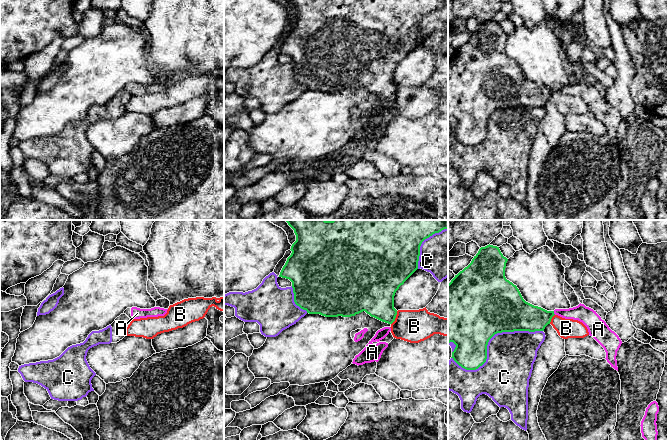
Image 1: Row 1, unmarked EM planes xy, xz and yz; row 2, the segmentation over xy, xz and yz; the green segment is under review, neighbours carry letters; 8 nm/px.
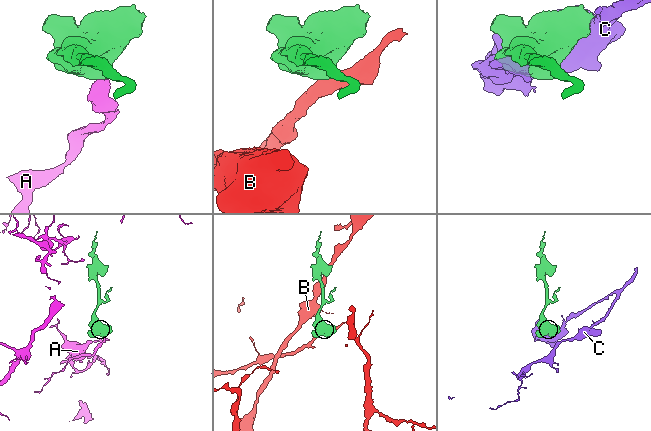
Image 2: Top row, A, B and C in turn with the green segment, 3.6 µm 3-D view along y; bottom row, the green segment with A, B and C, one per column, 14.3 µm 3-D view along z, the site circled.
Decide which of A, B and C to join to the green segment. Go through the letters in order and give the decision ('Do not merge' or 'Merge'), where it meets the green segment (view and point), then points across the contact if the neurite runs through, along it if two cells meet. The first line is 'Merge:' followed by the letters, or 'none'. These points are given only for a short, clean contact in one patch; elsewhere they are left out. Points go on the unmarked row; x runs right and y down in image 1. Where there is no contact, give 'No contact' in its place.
Merge: A
A: Merge. Touches green at yz (553, 89). Path across: yz (522, 92), (546, 92), (553, 89), (584, 90)
B: Do not merge. Touches green at xz (395, 93). Boundary: xz (397, 87), (395, 96), (391, 100)
C: Do not merge. Touches green at yz (488, 117)

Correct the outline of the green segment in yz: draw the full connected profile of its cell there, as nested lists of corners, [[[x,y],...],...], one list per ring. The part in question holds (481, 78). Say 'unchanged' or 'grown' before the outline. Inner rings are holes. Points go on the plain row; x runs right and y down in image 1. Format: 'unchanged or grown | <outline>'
grown | [[[490,20],[481,23],[471,39],[455,51],[448,60],[448,119],[453,118],[456,121],[451,134],[459,142],[466,146],[476,146],[482,142],[487,135],[488,118],[495,110],[514,107],[544,107],[545,103],[550,100],[552,93],[558,91],[565,95],[573,95],[582,98],[587,103],[589,111],[604,124],[607,138],[618,147],[616,132],[622,117],[619,112],[609,104],[606,98],[601,95],[596,87],[581,79],[569,85],[547,87],[526,78],[517,62],[505,53],[507,37],[508,35],[503,32],[499,23]]]

